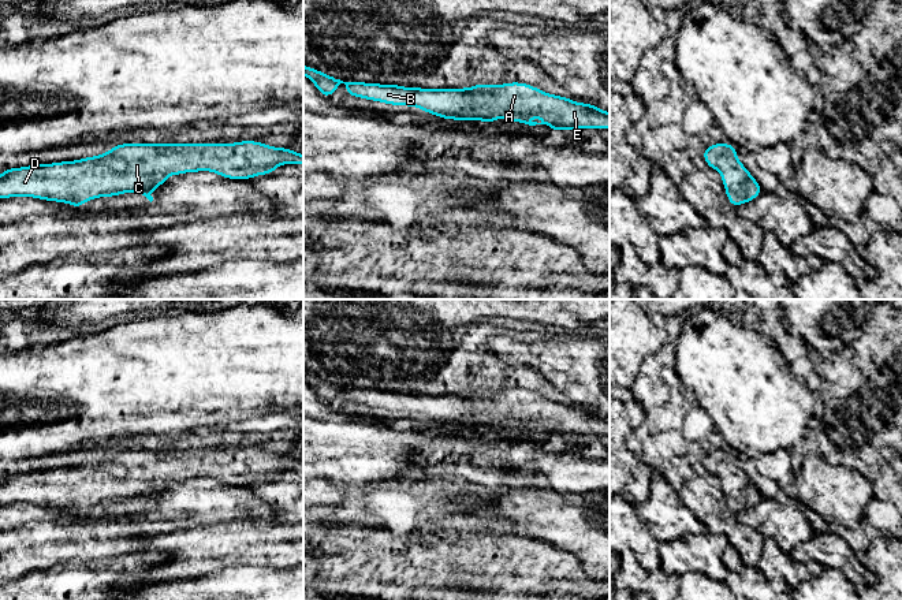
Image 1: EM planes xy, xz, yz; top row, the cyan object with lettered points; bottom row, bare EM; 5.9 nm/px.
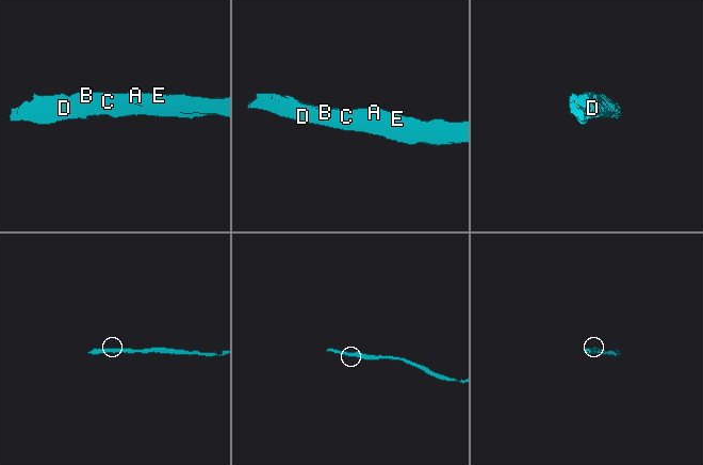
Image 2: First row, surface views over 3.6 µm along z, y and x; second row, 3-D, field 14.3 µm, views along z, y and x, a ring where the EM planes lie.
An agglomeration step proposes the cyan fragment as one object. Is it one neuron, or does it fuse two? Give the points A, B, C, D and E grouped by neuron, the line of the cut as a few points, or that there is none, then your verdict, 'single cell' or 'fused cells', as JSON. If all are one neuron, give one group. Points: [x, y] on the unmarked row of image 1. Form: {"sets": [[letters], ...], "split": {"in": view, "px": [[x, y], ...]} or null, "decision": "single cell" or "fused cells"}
{"sets": [["A", "B", "C", "D", "E"]], "split": null, "decision": "single cell"}

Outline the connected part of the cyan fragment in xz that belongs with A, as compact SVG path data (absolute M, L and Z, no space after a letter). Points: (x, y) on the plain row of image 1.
M305 370L303 381L328 405L340 390L344 390L347 402L390 411L417 413L440 425L493 429L503 424L506 428L529 432L548 431L552 437L610 436L610 418L592 410L575 409L570 403L545 399L522 388L480 390L462 395L405 394L400 391L343 388Z

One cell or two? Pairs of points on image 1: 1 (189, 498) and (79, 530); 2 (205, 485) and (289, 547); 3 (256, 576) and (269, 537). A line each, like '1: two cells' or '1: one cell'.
1: one cell
2: two cells
3: two cells

